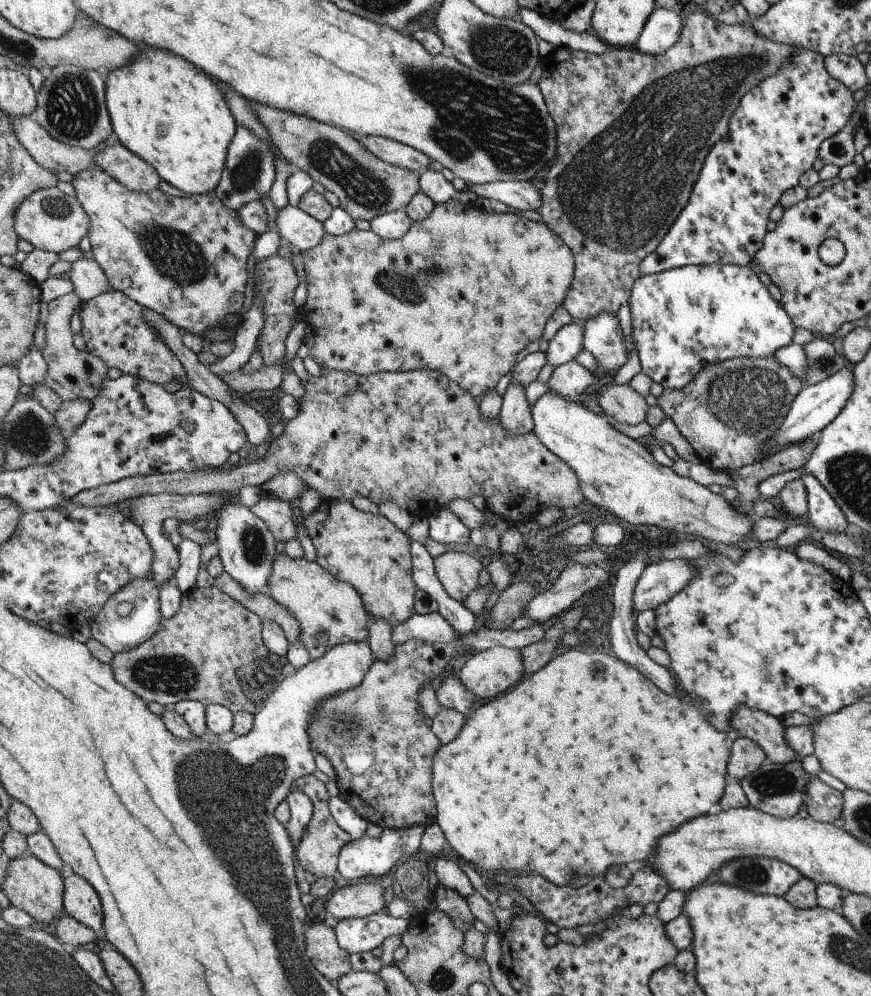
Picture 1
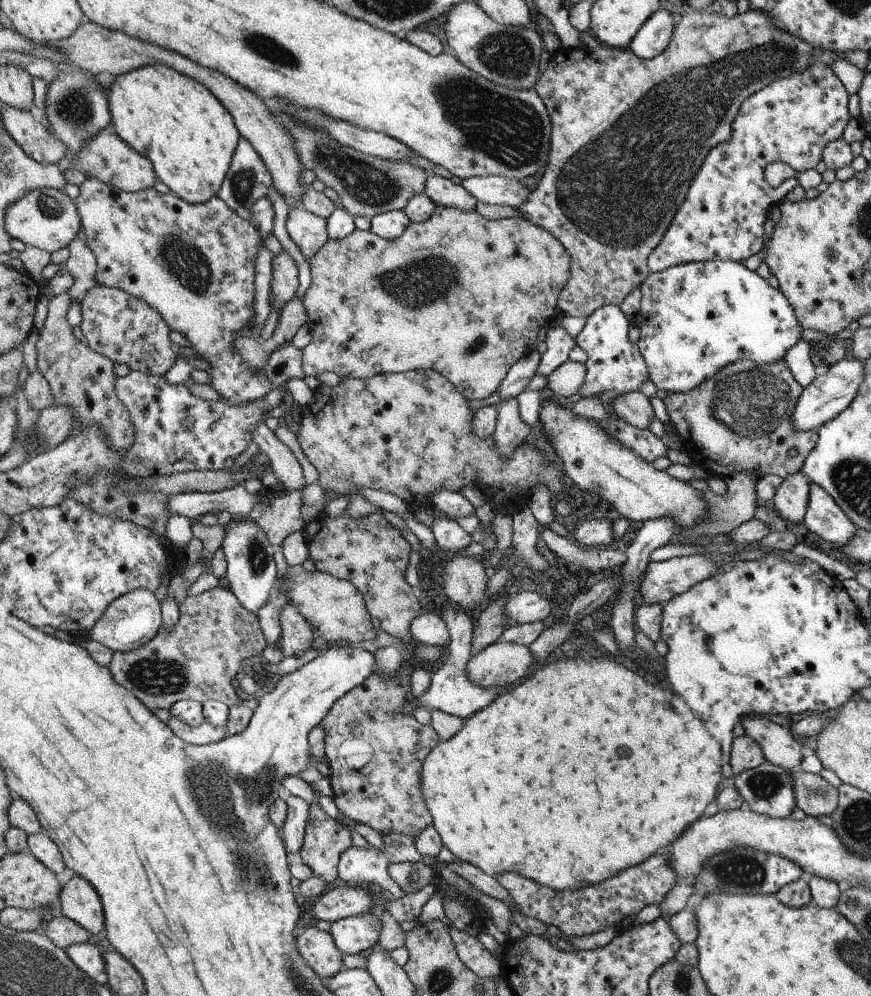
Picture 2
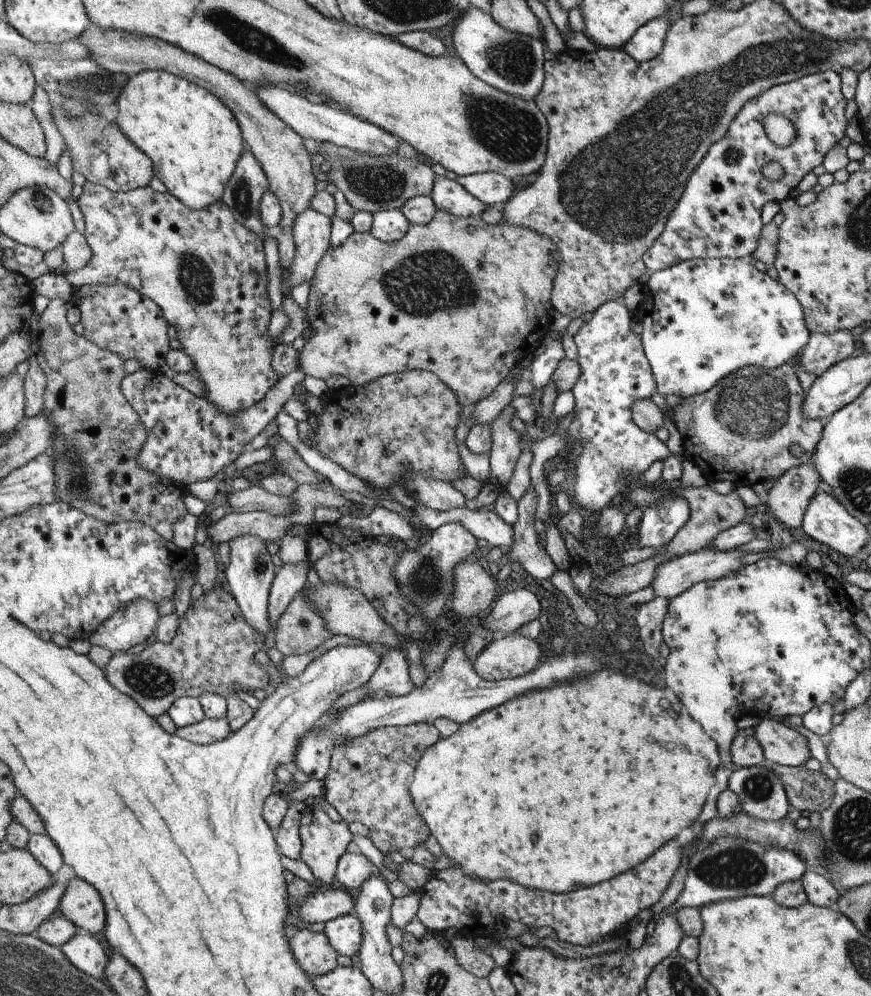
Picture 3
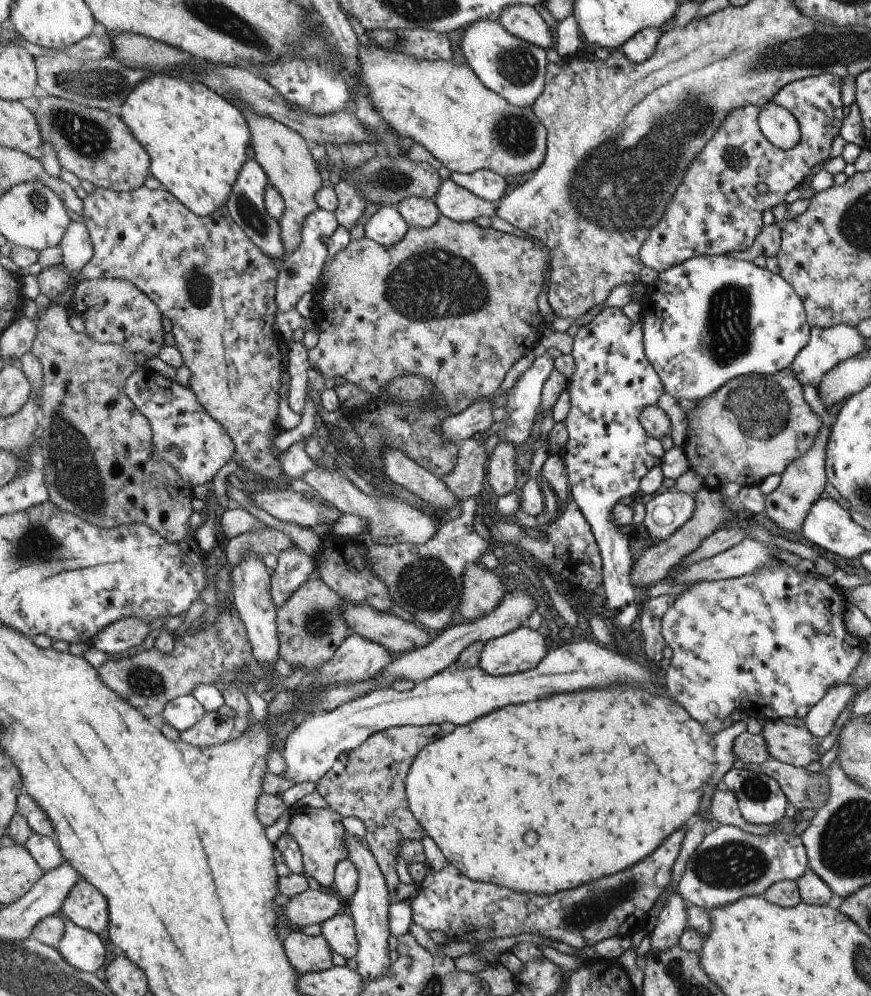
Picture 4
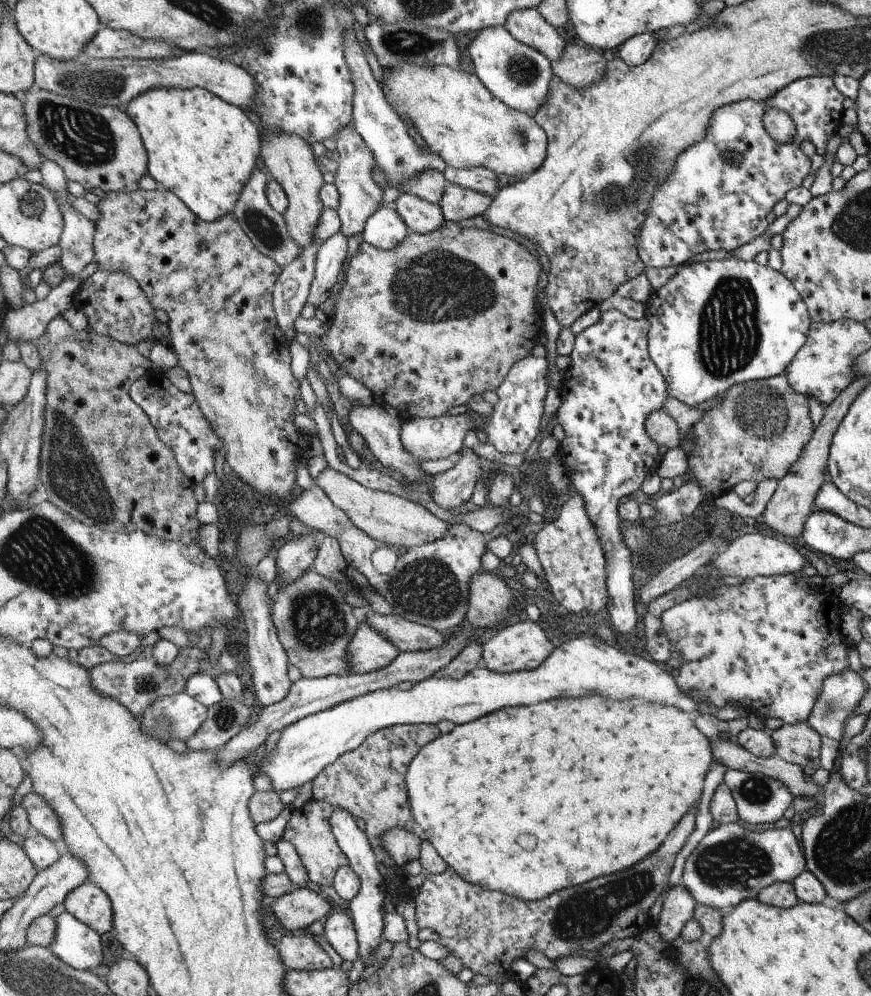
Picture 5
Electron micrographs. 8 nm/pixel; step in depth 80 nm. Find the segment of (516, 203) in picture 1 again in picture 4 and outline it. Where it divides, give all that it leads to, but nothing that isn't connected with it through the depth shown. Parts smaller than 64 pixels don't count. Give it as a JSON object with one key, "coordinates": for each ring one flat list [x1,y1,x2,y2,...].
{"coordinates":[[480,169,475,173,452,173,450,179,481,199,495,204,506,195,509,188,503,176,488,169]]}

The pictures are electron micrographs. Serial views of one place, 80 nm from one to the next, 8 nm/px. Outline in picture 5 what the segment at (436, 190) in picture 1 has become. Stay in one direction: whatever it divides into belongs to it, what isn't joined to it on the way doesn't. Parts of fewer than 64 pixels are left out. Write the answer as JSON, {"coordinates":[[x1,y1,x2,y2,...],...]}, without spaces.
{"coordinates":[[452,183,446,184,446,192,438,205,442,207,444,218,452,222,482,216,493,201,493,197]]}

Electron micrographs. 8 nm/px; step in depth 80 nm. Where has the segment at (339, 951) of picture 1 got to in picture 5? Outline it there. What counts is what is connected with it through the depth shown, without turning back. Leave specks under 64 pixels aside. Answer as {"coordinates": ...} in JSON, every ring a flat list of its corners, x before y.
{"coordinates":[[288,935,276,946,288,971,331,969,335,965,312,935]]}

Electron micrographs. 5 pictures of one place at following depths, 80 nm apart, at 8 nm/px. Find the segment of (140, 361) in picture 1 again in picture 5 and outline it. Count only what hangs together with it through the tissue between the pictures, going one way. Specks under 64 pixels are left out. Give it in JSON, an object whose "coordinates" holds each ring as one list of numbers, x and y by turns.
{"coordinates":[[95,270,92,276,89,276,80,287,78,292,78,302,84,306,77,307,82,309,90,320,88,328,97,335,110,337,116,339,118,342,126,343,128,345,136,345,142,340,150,339,154,345,158,340,152,335,152,330,157,324,157,319,154,316,155,308,150,304,146,293,140,288,140,285,134,278,126,273,109,273,108,271]]}

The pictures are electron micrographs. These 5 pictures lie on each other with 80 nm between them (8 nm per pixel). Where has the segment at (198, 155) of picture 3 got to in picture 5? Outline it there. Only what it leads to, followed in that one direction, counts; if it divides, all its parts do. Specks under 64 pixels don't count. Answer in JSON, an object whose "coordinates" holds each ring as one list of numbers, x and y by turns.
{"coordinates":[[154,87,130,100,126,114,135,122,147,149,150,159,147,173,160,188,179,196,198,218,205,221,215,221,233,212,242,190,254,176,258,150,262,150,258,128,248,120,242,108,236,108,219,95,200,87]]}

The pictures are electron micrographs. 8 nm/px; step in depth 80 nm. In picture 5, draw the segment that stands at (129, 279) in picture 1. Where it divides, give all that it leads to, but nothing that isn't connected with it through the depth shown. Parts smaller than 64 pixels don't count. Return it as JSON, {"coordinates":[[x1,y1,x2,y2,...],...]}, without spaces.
{"coordinates":[[156,188,151,191,138,189,129,193,110,193,105,192,106,196,101,198,96,204,100,213,99,219,93,222,95,224,93,245,95,248,95,257,92,263,97,265,94,270,108,271,109,273,129,274,146,293,150,304,155,309,164,310,168,314,168,326,171,332,169,340,170,346,177,352,178,365,188,372,191,382,191,393,195,395,196,402,199,403,200,410,211,422,212,428,223,438,225,460,230,464,234,474,237,474,242,480,252,488,262,494,266,494,275,501,284,502,294,490,294,464,296,458,304,452,308,434,301,431,292,424,292,416,296,415,294,401,301,398,301,387,294,378,291,369,291,354,284,350,285,334,278,323,278,315,274,309,274,282,282,274,283,267,261,252,255,243,248,238,246,231,239,225,235,215,232,212,227,216,217,218,215,221,205,221,198,218,184,203,183,199,175,195,166,188]]}

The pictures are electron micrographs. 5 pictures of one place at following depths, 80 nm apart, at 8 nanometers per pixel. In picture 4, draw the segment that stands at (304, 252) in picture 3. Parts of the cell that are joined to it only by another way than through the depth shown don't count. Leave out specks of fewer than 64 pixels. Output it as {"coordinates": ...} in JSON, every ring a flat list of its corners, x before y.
{"coordinates":[[317,208,303,222,302,241,300,241,299,248,288,258,284,259,282,267,279,269,278,284,276,285,276,302,282,312,288,312,292,308,300,308,299,298,305,292,314,292,314,288,319,283,325,261,329,256,327,240,334,234,338,225,338,221,333,213,320,208]]}

